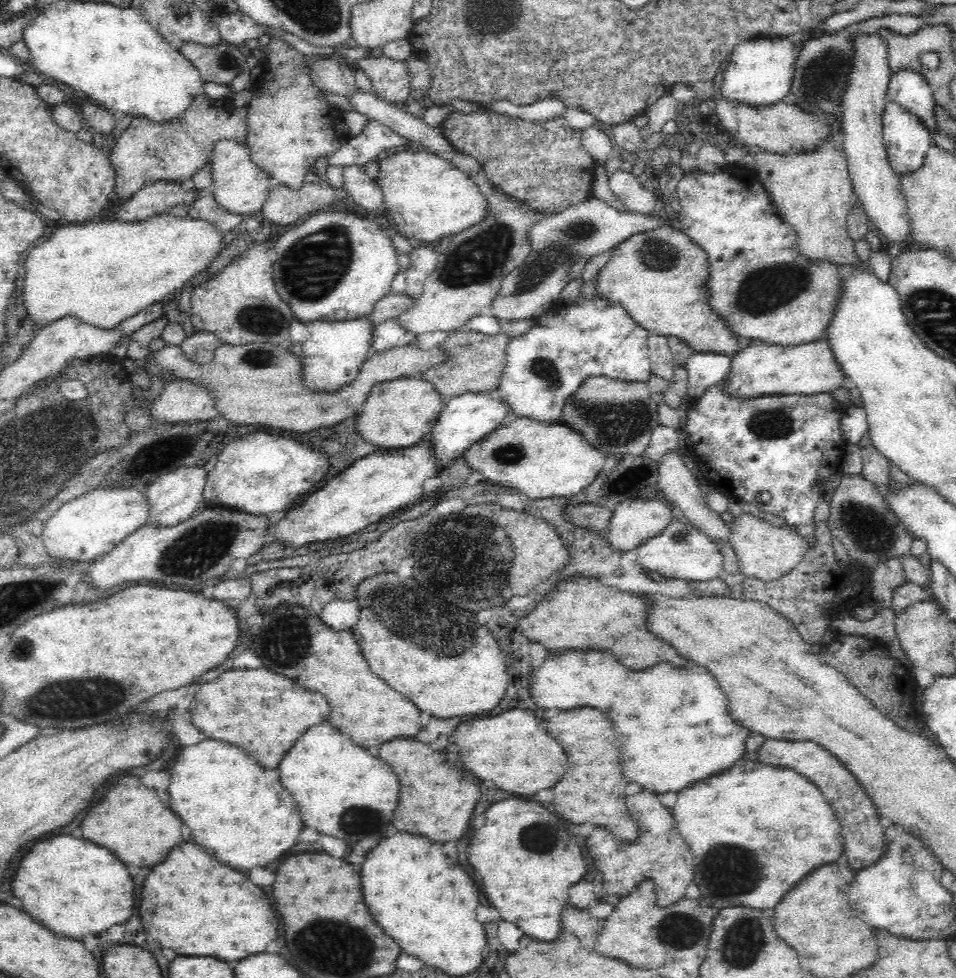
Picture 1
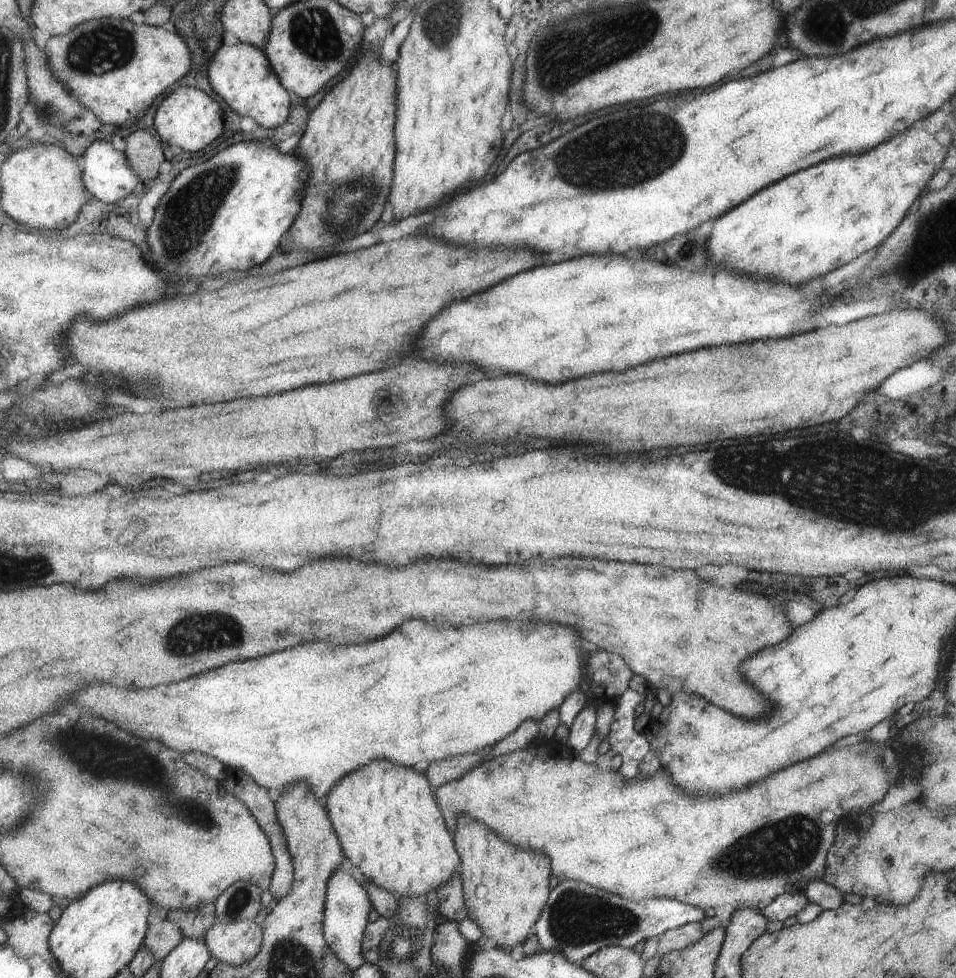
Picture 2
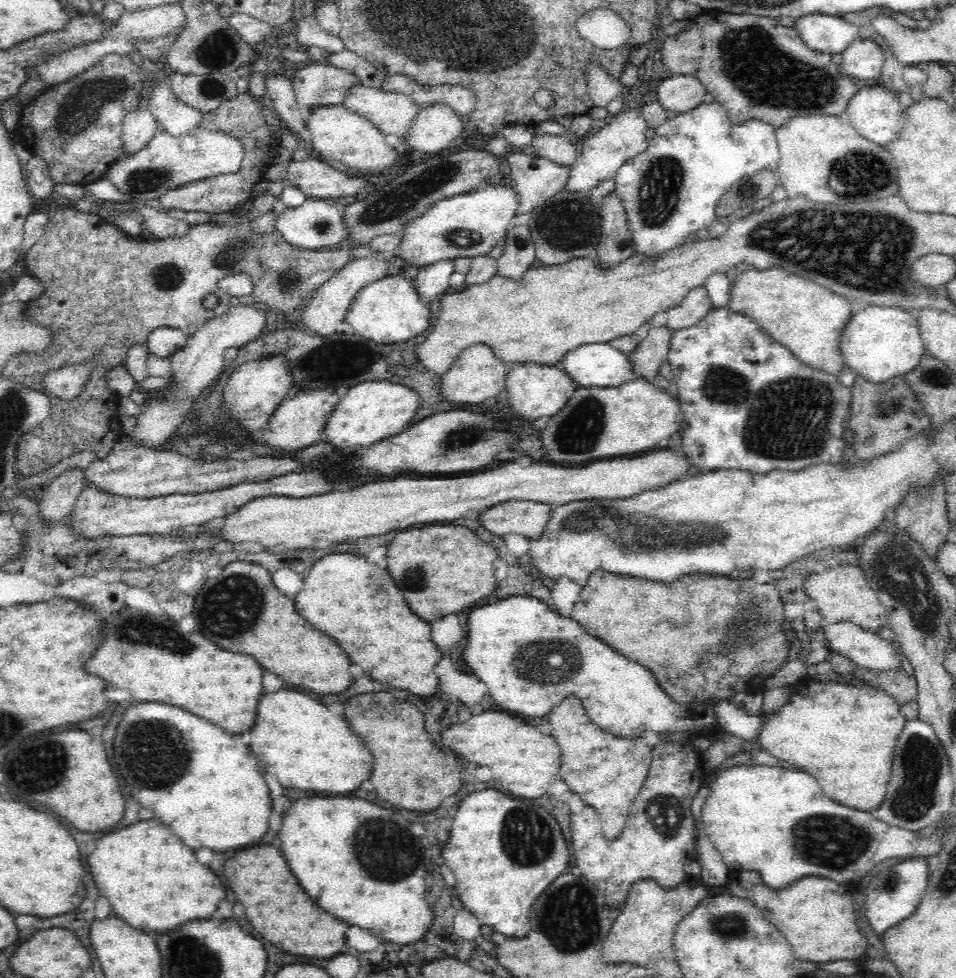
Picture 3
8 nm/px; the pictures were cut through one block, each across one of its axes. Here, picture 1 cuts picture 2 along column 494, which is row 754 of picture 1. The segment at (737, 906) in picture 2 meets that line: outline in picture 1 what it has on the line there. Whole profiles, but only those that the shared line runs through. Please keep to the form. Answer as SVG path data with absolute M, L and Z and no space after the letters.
M766 740L764 746L760 748L758 756L760 764L770 764L770 766L782 766L790 768L804 778L808 778L812 784L816 784L828 804L832 806L836 820L840 822L842 836L844 836L844 856L850 866L850 870L864 870L874 866L882 856L884 856L884 828L878 822L880 814L864 788L860 786L858 780L836 760L832 754L822 750L816 742L782 742L782 740Z

